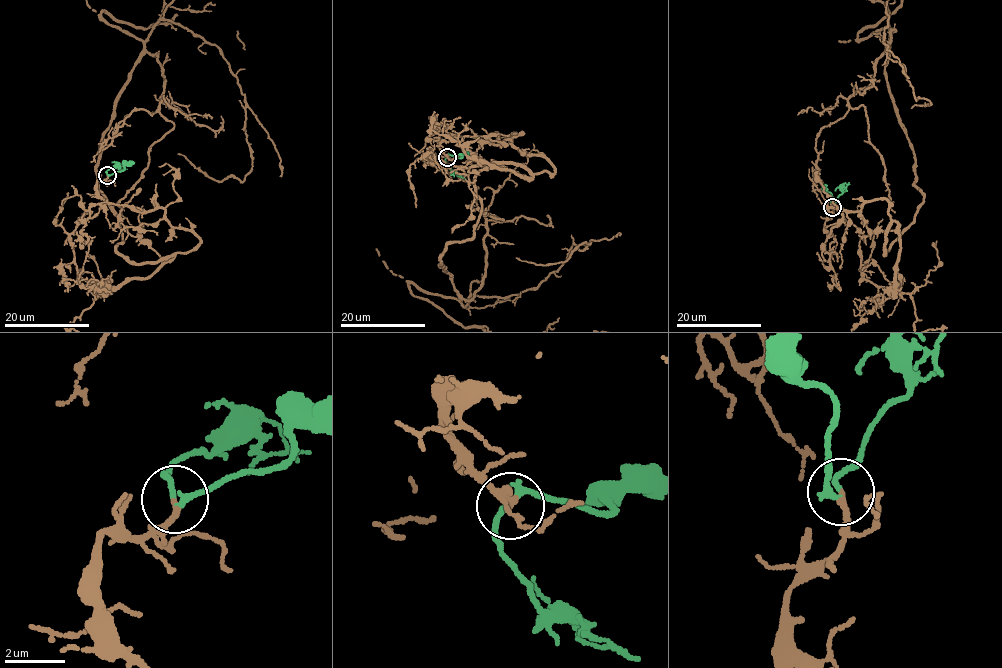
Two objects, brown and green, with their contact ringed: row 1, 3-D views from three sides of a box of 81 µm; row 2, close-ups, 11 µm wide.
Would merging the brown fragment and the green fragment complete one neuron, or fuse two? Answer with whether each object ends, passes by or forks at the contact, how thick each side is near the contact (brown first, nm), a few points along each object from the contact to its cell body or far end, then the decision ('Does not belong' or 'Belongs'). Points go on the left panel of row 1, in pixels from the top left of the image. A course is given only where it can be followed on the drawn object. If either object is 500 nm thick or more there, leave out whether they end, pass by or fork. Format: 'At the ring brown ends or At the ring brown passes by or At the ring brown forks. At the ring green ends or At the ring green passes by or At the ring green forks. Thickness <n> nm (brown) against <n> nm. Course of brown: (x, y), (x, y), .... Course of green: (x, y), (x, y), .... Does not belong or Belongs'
At the ring brown ends. At the ring green passes by. Thickness 200 nm (brown) against 180 nm. Course of green: (108, 176), (106, 172), (112, 168), (126, 169). Belongs

